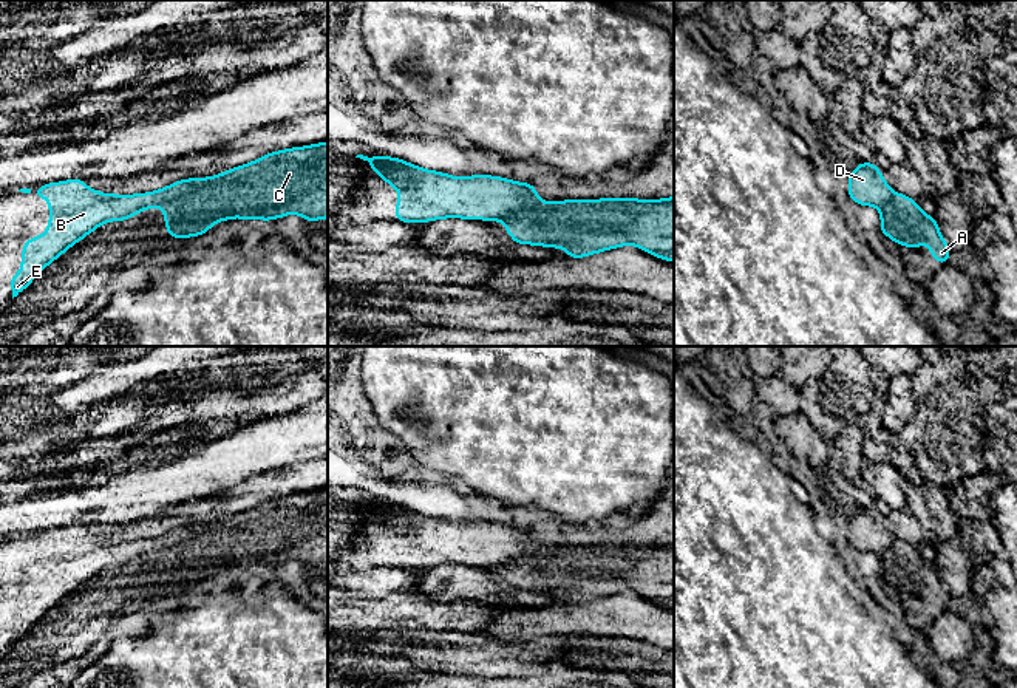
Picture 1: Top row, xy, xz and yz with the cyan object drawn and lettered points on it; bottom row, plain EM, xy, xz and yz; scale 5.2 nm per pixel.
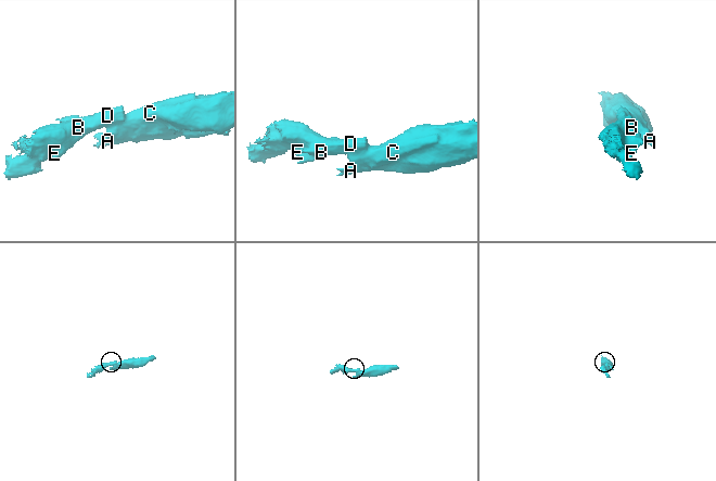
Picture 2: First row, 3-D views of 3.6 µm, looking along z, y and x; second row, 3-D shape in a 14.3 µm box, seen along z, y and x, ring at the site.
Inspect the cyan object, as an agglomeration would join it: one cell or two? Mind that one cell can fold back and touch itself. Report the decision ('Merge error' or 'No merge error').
Merge error

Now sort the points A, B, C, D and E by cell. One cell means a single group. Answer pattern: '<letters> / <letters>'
A C / B D E

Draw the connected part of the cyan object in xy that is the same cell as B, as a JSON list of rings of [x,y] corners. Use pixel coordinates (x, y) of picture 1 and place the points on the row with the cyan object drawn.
[[[190,178],[168,187],[138,195],[104,195],[90,190],[85,179],[68,179],[39,186],[34,198],[49,201],[49,226],[36,238],[28,238],[22,250],[22,271],[9,281],[12,298],[66,249],[108,221],[125,221],[150,209],[164,207],[167,201],[182,198],[210,178]]]

